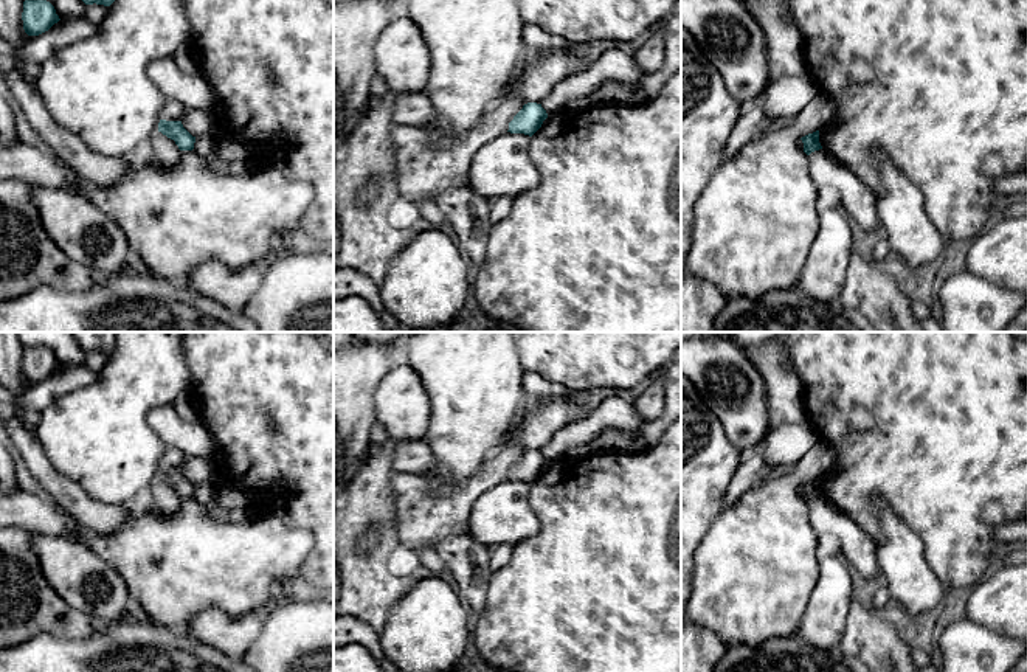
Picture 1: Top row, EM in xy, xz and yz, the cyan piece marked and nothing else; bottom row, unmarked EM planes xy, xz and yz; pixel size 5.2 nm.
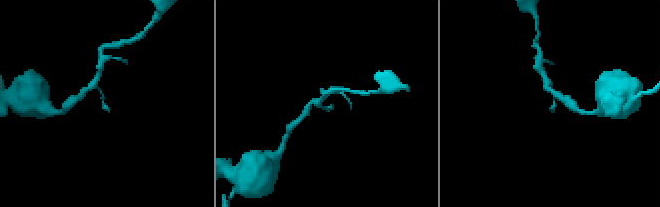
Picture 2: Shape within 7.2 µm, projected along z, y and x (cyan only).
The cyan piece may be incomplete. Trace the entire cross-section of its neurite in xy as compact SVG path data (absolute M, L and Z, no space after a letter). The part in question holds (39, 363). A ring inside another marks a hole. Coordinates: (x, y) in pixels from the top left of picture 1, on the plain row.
M37 346L23 349L22 368L28 383L39 383L48 379L61 366L50 349Z

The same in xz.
M527 450L509 470L507 480L524 481L524 483L532 484L541 475L546 466L548 466L548 461L541 455L541 452Z

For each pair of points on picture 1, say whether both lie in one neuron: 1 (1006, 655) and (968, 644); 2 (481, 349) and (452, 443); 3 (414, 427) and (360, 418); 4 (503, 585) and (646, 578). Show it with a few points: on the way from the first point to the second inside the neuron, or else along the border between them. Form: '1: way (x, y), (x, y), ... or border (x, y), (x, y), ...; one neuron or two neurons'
1: way (996, 654), (988, 649), (978, 649); one neuron
2: way (473, 373), (473, 408), (470, 419); one neuron
3: border (379, 385), (374, 394), (377, 433); two neurons
4: way (539, 585), (610, 585); one neuron

